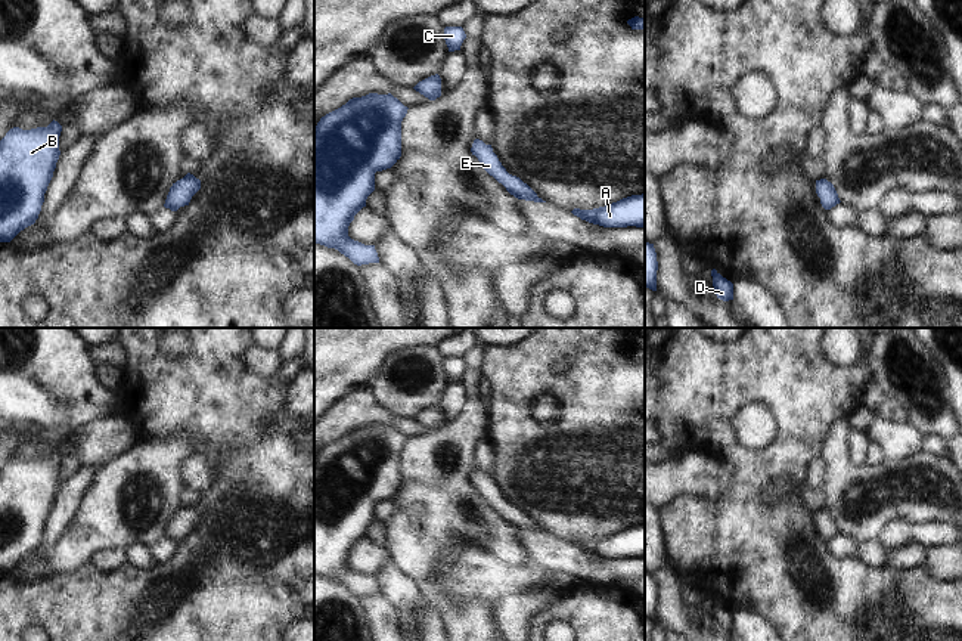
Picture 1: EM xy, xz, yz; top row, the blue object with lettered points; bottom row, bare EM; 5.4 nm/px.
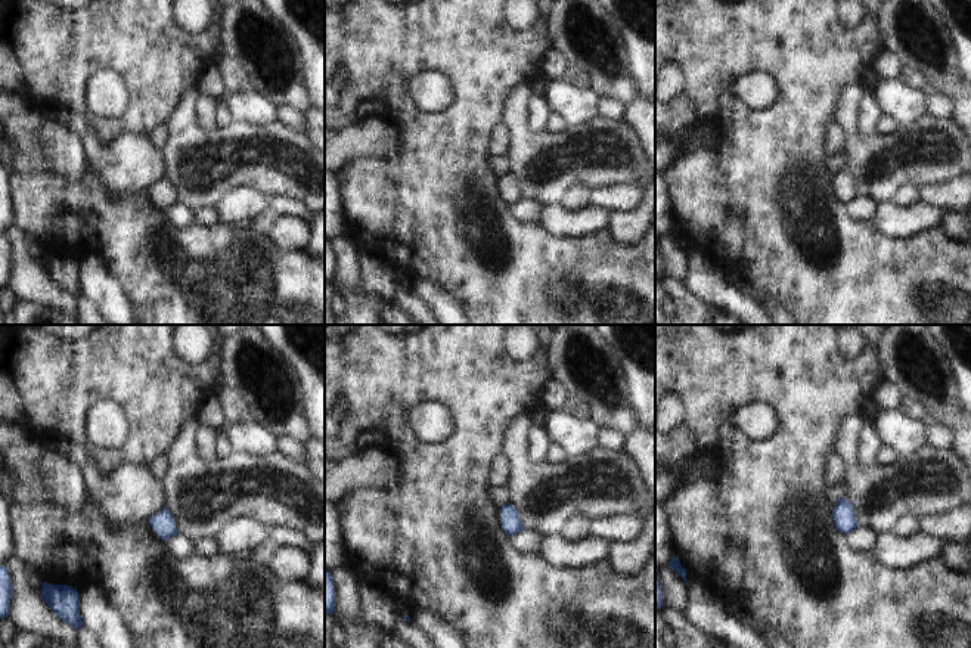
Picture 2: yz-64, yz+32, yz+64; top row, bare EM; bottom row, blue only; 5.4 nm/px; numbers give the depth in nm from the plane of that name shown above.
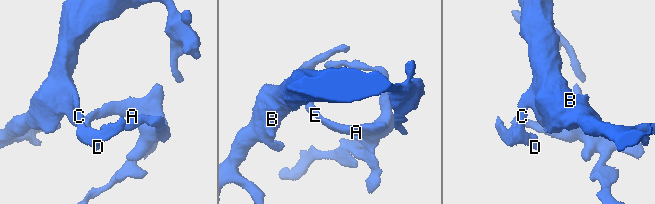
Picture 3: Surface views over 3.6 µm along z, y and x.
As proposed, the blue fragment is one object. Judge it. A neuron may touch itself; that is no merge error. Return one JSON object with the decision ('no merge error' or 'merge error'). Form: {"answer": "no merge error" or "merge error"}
{"answer": "no merge error"}

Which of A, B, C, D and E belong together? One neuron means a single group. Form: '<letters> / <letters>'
A B C D E

